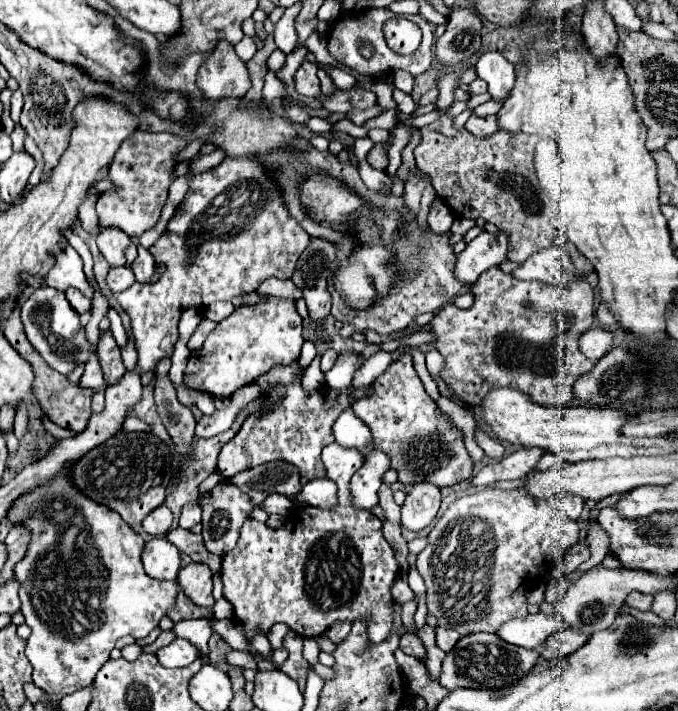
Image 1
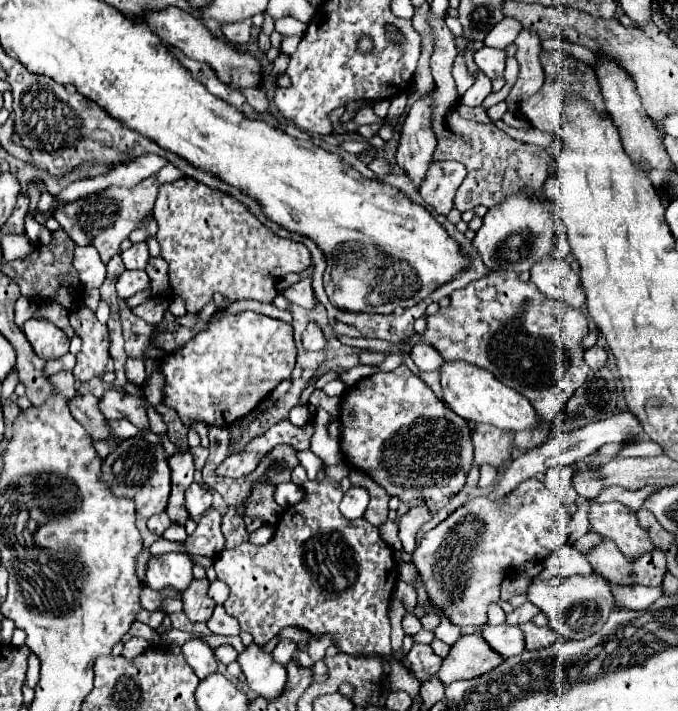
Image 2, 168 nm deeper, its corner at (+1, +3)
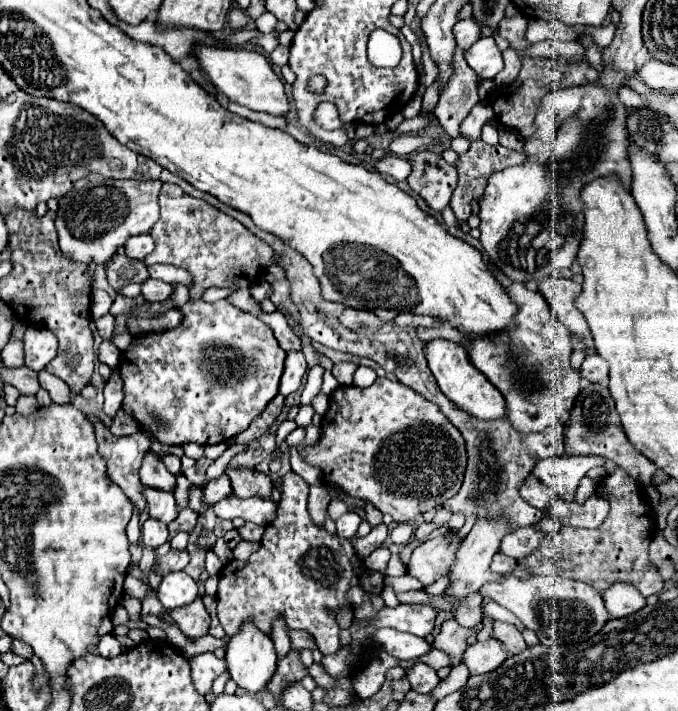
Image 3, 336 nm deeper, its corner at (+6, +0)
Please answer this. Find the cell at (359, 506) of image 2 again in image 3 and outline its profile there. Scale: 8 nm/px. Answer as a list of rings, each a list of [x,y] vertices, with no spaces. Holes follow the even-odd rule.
[[[346,512],[336,520],[336,532],[344,538],[352,538],[360,526],[362,518],[356,512]]]

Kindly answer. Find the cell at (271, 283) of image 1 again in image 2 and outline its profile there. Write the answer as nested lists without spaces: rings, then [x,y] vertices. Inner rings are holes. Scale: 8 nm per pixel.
[[[305,277],[301,281],[297,281],[295,285],[291,285],[287,291],[283,291],[283,297],[291,303],[297,303],[305,309],[311,309],[317,305],[317,299],[313,295],[313,289],[311,289],[311,279]]]

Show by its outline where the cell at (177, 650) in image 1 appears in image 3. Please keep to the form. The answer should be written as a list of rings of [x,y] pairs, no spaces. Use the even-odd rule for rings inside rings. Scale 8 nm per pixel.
[[[206,652],[206,654],[192,656],[190,668],[192,668],[192,682],[194,682],[196,690],[200,694],[208,694],[214,678],[226,670],[226,662],[216,658],[212,652]]]

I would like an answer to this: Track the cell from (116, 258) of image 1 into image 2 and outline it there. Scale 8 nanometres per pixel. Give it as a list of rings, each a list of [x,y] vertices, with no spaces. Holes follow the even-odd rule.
[[[167,163],[161,171],[137,183],[135,187],[107,187],[99,193],[91,193],[87,197],[81,197],[73,203],[59,207],[53,213],[53,217],[59,221],[63,231],[75,241],[75,245],[93,245],[99,251],[101,261],[107,265],[109,259],[119,253],[121,243],[131,235],[131,231],[139,229],[143,225],[143,219],[151,215],[159,185],[177,181],[179,177],[181,177],[181,171],[175,165]]]

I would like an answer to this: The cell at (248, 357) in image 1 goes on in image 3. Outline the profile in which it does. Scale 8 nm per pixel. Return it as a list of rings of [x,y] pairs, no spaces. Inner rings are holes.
[[[190,300],[186,302],[182,308],[184,312],[184,322],[180,328],[174,328],[174,330],[164,330],[164,332],[148,332],[148,334],[142,334],[138,338],[138,342],[122,352],[120,356],[120,364],[118,368],[122,370],[122,380],[124,380],[124,408],[142,424],[142,428],[146,430],[152,430],[152,434],[162,442],[162,444],[184,444],[184,442],[196,442],[196,444],[218,444],[218,442],[226,442],[228,438],[236,436],[238,432],[246,430],[248,424],[266,408],[266,404],[278,394],[278,384],[280,384],[280,376],[284,372],[284,358],[286,358],[286,352],[280,348],[272,328],[268,328],[262,320],[258,320],[256,316],[248,314],[248,312],[242,312],[242,310],[236,310],[232,304],[228,304],[226,300],[218,300],[218,302],[202,302],[202,300]]]

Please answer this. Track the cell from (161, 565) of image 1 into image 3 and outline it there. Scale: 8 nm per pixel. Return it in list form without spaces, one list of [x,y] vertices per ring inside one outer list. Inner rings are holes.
[[[184,570],[168,572],[168,574],[164,574],[164,578],[156,590],[156,596],[164,604],[164,608],[170,610],[170,608],[190,604],[198,596],[198,586]]]

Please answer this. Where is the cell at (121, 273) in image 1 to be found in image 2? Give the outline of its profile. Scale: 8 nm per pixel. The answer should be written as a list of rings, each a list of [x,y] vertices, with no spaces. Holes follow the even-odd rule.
[[[123,271],[117,279],[117,297],[129,299],[131,295],[139,291],[147,291],[151,287],[151,281],[145,271]]]

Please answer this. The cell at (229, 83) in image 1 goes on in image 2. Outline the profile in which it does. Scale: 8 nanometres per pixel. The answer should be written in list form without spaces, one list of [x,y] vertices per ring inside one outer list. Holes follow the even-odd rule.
[[[241,89],[241,93],[247,97],[249,105],[255,109],[255,113],[269,113],[269,115],[273,113],[271,111],[271,103],[269,103],[265,93],[261,93],[261,91],[247,91],[247,89]]]

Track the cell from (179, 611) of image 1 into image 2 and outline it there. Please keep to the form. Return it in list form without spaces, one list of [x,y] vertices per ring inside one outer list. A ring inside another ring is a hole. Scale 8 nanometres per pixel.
[[[145,587],[145,589],[141,591],[141,607],[147,609],[147,611],[157,611],[157,609],[161,607],[161,603],[163,603],[165,597],[177,597],[177,593],[171,591],[171,589],[153,591],[153,589]]]

